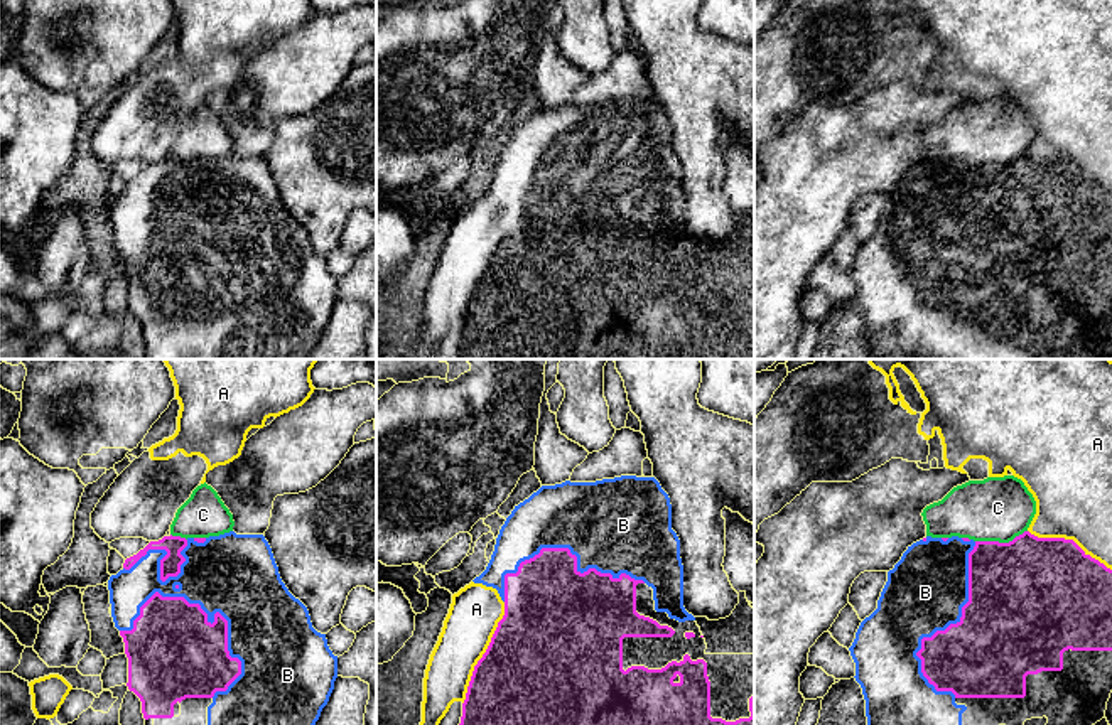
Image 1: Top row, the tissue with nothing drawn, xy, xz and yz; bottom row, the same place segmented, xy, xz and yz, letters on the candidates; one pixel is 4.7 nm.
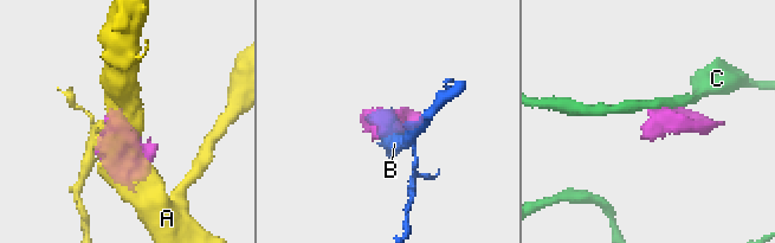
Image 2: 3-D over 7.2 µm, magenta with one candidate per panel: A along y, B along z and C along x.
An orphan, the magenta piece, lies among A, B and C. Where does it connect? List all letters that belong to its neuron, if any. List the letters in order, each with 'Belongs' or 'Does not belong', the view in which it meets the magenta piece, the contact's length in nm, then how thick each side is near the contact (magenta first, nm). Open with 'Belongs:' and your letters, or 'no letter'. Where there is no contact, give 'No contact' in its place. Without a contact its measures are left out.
Belongs: B
A: Does not belong. Touches magenta in xz. Shared border 550 nm. Thickness 500 nm (magenta) against 240 nm
B: Belongs. Touches magenta in xy. Shared border 600 nm. Thickness 440 nm (magenta) against 380 nm
C: Does not belong. Touches magenta in yz. Shared border 260 nm. Thickness 500 nm (magenta) against 300 nm

